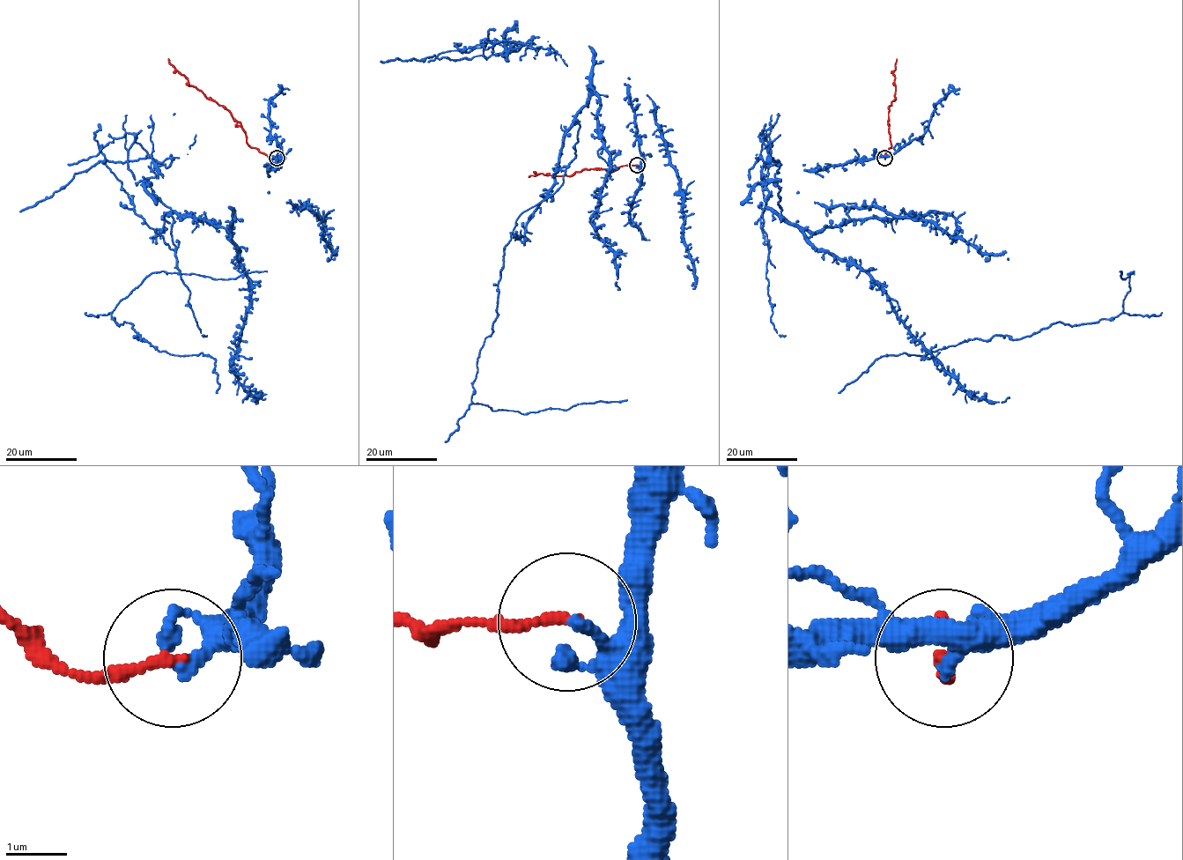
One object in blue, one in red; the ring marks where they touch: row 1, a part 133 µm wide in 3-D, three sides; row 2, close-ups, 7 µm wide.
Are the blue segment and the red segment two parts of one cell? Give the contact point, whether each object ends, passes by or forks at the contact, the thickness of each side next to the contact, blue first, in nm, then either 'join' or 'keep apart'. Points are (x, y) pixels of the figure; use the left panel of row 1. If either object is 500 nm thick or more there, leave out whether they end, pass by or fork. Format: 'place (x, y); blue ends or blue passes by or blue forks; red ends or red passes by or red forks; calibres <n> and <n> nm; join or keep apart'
place (277, 158); blue ends; red ends; calibres 240 and 170 nm; keep apart

